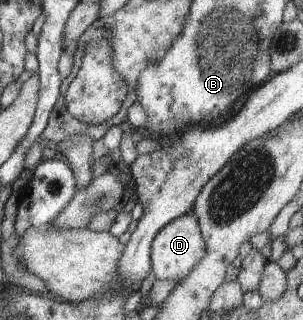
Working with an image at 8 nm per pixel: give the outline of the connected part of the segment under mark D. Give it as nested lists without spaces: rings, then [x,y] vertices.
[[[193,213],[182,215],[163,227],[154,239],[152,246],[154,275],[159,280],[173,279],[179,284],[191,275],[205,255],[207,255],[207,242],[203,237],[198,218]]]

